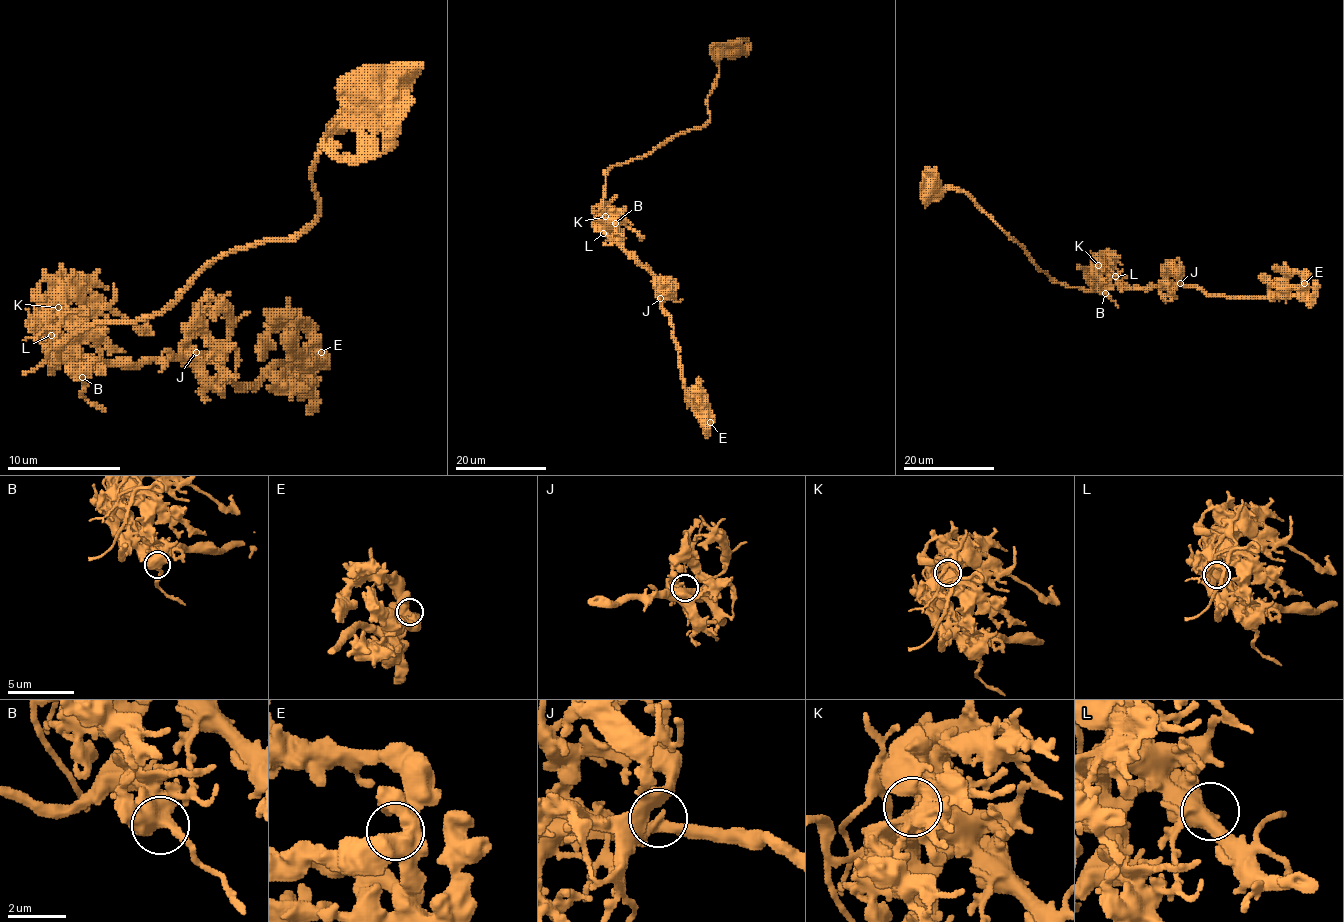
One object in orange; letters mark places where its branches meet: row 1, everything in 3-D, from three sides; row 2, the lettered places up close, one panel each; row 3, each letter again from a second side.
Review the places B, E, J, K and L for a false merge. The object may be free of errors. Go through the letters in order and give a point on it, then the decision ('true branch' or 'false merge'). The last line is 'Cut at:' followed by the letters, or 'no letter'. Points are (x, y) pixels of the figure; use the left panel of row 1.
B: place (82, 377); true branch
E: place (321, 352); true branch
J: place (196, 352); true branch
K: place (58, 307); false merge
L: place (51, 335); true branch
Cut at: K

